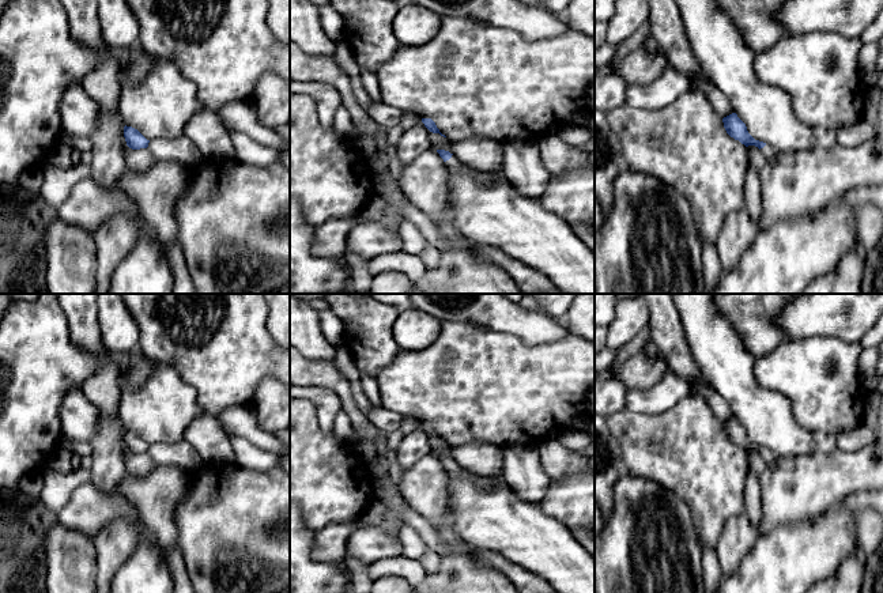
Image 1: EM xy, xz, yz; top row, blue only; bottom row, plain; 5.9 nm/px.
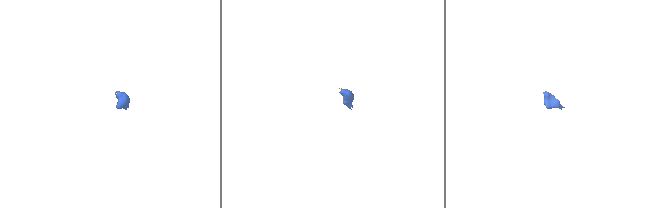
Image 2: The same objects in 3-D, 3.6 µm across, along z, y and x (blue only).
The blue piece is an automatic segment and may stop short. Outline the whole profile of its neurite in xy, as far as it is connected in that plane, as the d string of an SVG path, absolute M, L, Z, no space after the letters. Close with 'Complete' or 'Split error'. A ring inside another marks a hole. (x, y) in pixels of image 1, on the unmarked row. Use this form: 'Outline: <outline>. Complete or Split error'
Outline: M127 430L124 431L124 442L127 450L132 454L147 453L150 447L137 434Z. Complete

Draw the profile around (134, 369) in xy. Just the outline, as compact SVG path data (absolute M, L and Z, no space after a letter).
M106 350L107 359L118 369L118 386L139 388L155 370L154 365L139 351L112 352Z

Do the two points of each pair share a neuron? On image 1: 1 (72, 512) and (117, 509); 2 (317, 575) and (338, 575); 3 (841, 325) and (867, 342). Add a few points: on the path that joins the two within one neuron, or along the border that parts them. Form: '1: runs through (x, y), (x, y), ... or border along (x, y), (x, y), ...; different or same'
1: runs through (83, 512), (106, 509); same
2: runs through (323, 575), (332, 575); same
3: border along (868, 331), (857, 343); different

